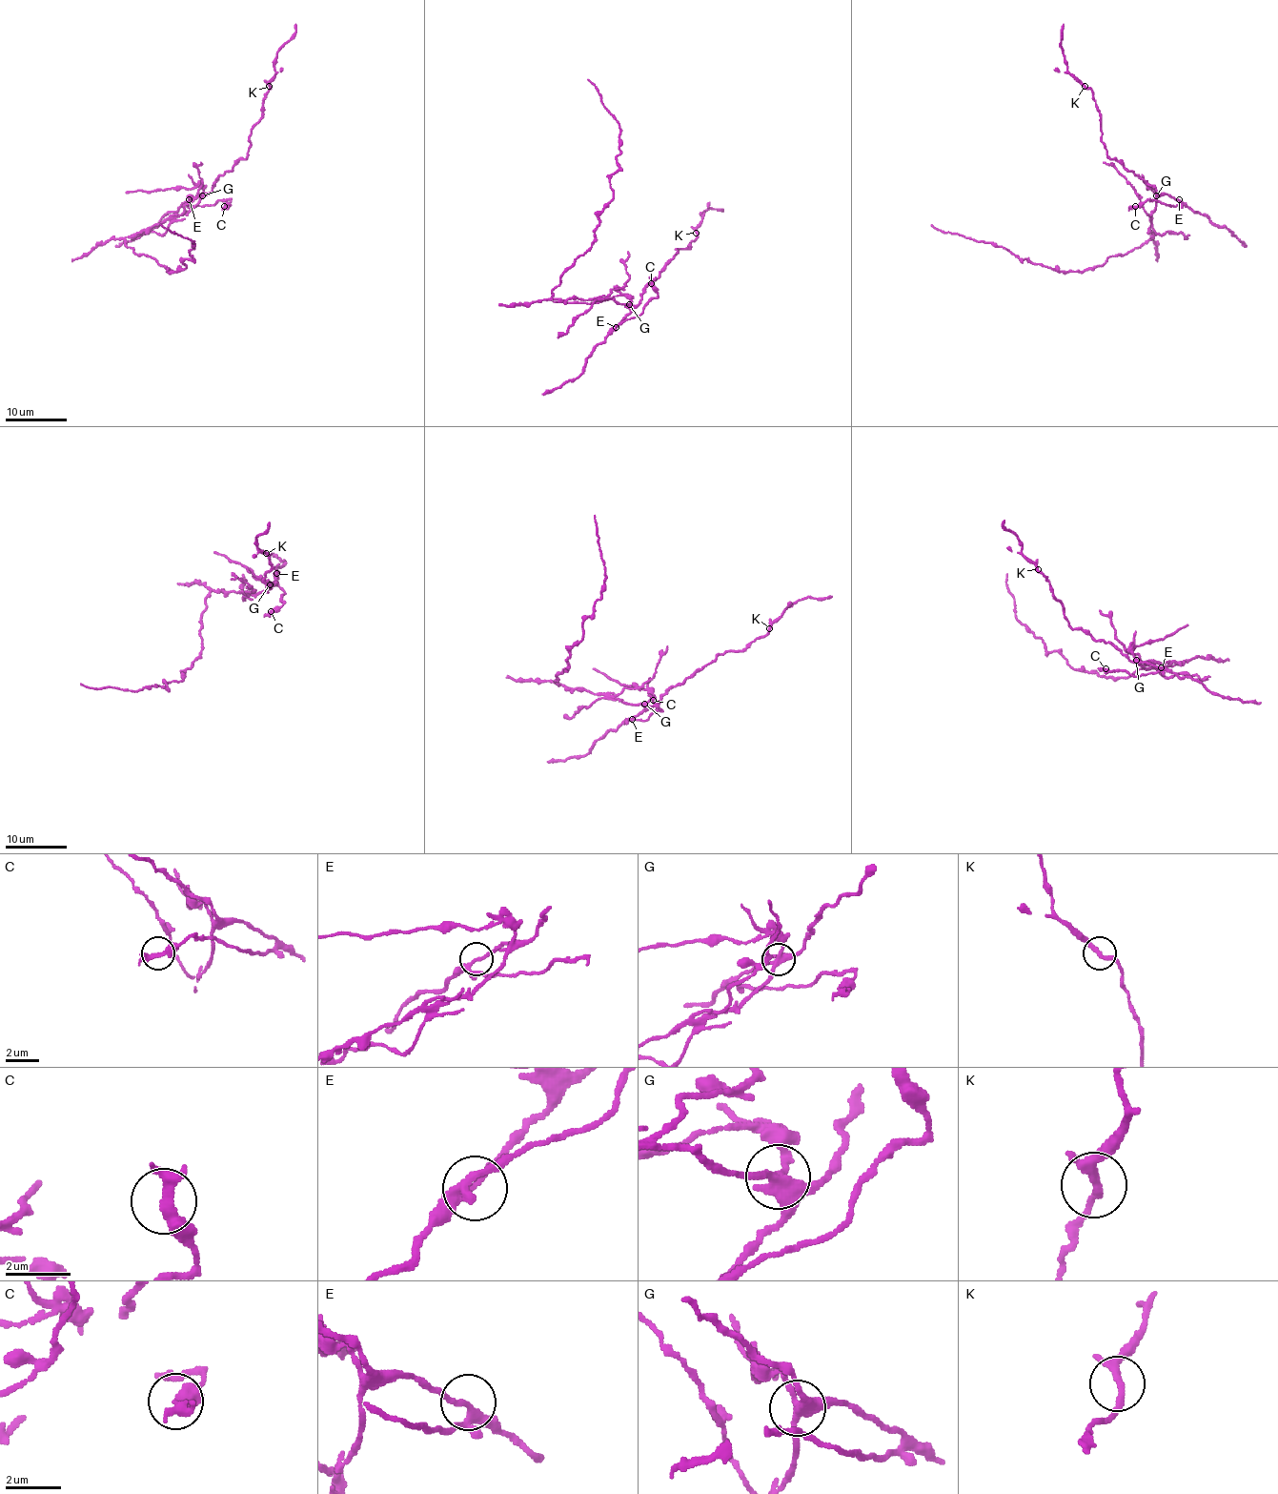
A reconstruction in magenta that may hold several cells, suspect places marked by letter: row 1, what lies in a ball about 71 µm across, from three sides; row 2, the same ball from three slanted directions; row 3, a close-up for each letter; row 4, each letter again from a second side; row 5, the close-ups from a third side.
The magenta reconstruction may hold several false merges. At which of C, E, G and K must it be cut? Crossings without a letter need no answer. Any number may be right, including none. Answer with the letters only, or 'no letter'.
G

